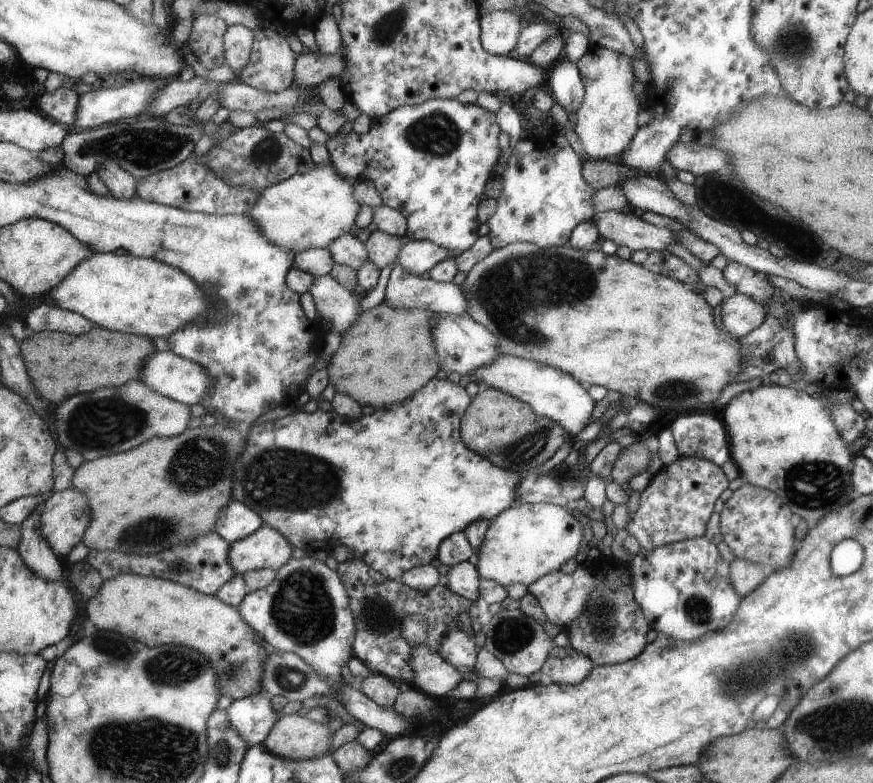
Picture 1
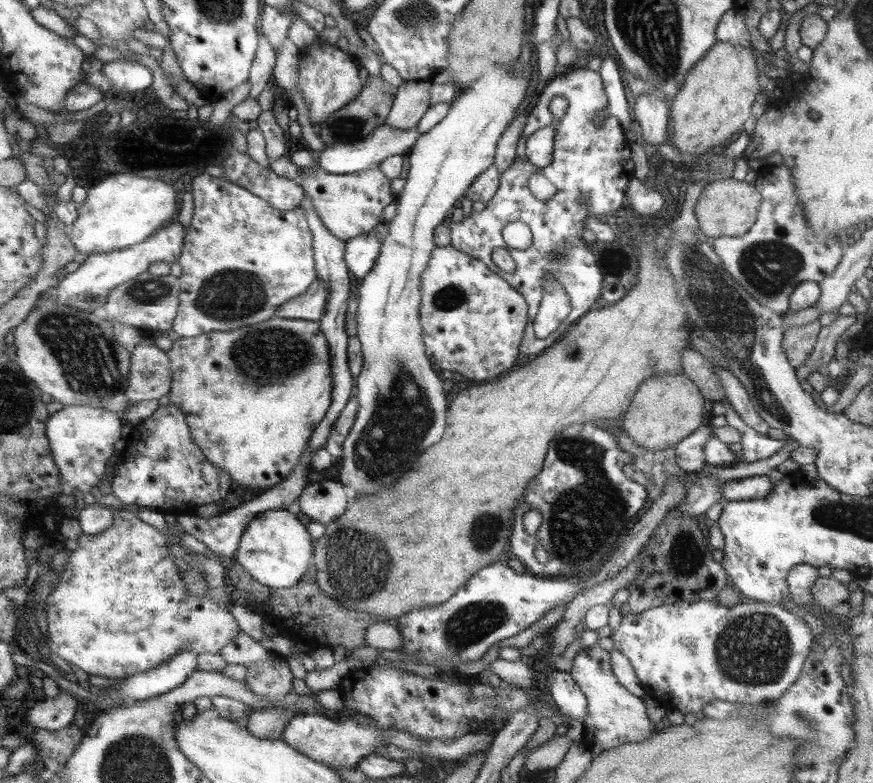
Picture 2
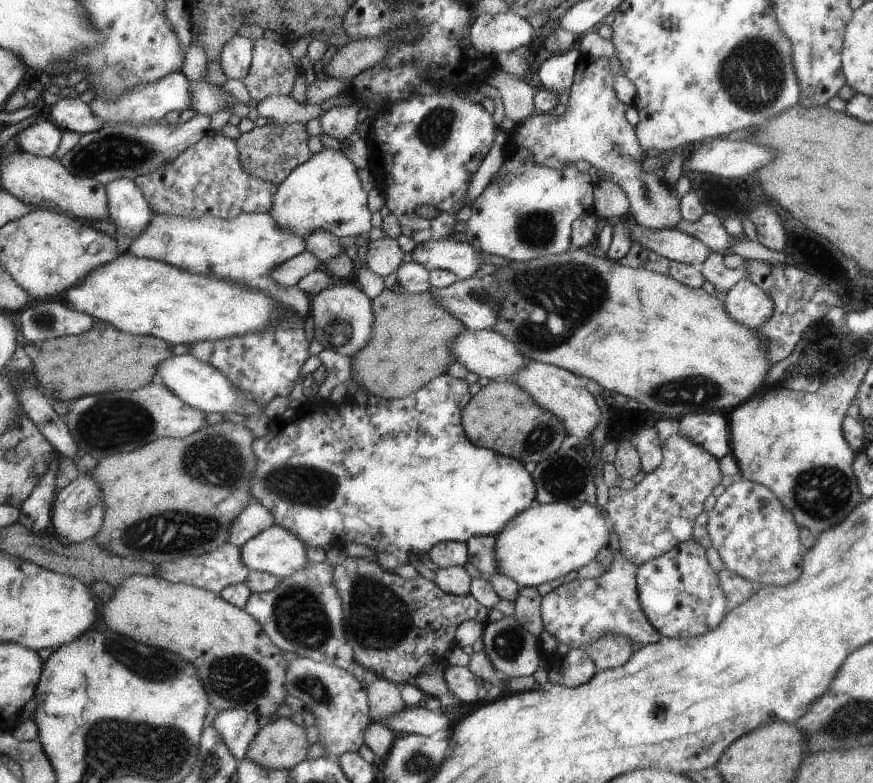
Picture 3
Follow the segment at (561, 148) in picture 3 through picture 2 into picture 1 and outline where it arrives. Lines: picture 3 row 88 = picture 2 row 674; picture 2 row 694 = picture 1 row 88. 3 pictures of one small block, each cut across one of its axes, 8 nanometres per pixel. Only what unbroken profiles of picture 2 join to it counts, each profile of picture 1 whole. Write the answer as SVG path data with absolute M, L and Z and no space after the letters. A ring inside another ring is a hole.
M590 44L577 64L584 83L584 100L575 112L573 130L591 159L609 159L609 156L623 154L636 134L639 102L632 87L637 79L631 71L635 57Z

